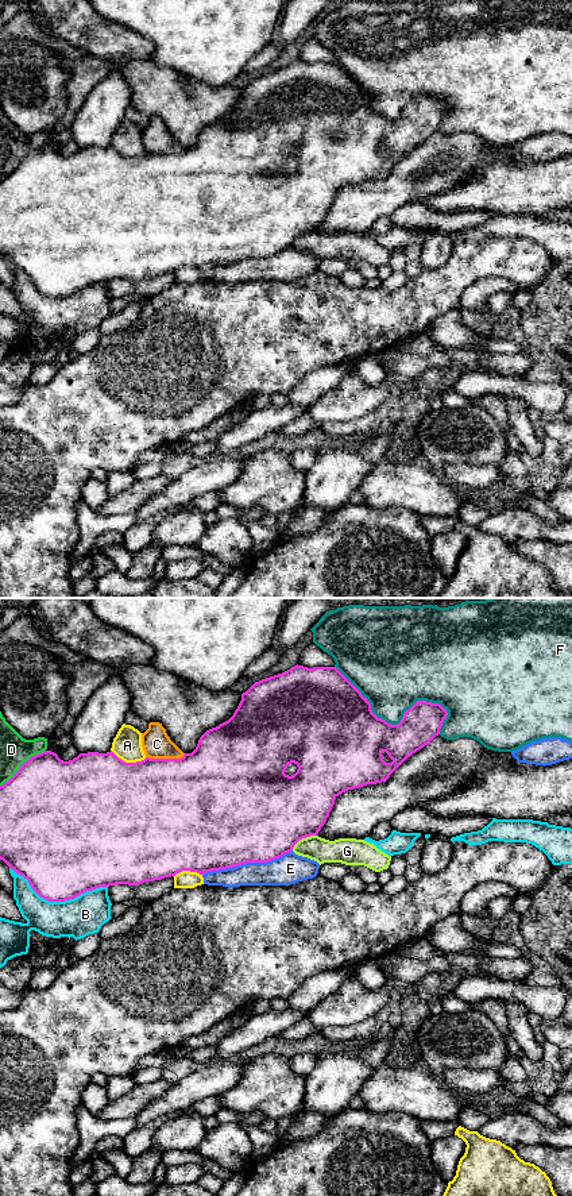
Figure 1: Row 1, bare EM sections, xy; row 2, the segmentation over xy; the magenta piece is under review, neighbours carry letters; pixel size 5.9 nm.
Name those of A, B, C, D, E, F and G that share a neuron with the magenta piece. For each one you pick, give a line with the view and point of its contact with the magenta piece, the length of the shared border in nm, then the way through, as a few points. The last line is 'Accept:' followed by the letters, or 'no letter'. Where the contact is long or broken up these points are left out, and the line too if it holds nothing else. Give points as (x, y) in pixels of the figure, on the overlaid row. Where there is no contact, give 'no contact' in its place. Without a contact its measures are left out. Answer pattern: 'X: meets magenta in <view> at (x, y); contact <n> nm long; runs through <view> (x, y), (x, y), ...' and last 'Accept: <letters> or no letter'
E: meets magenta in xy at (247, 861); contact 550 nm long
Accept: E

